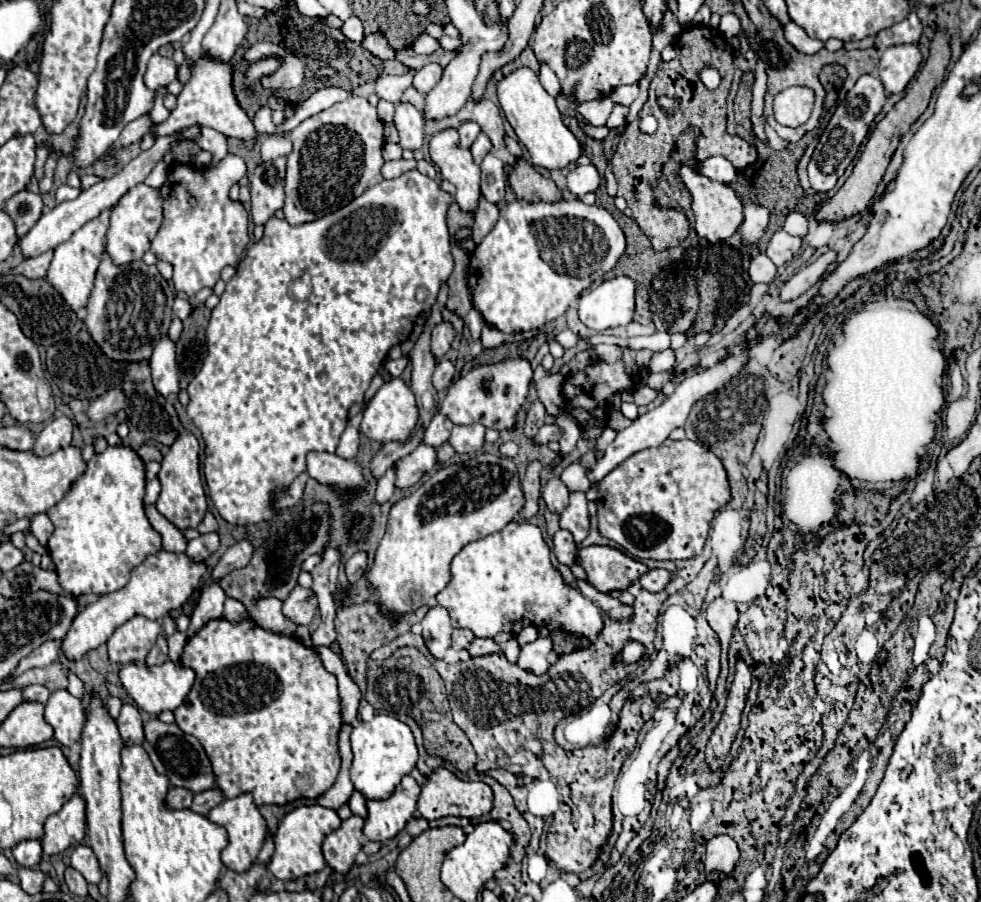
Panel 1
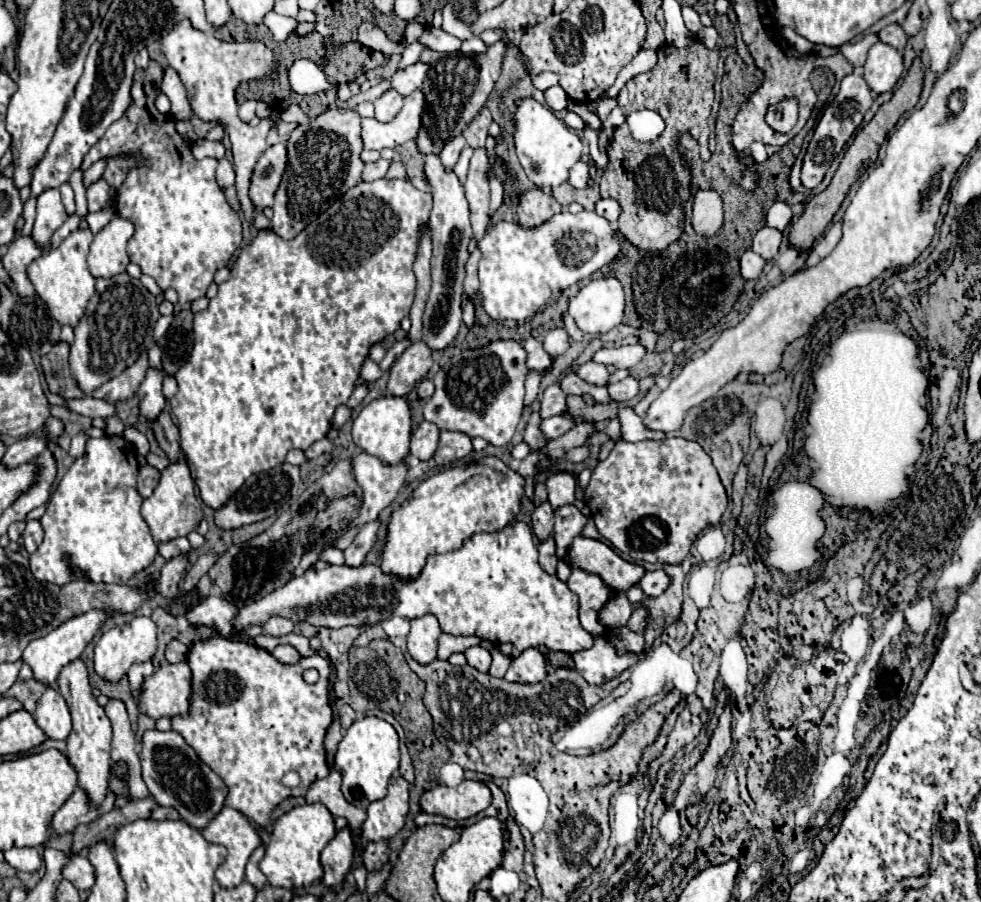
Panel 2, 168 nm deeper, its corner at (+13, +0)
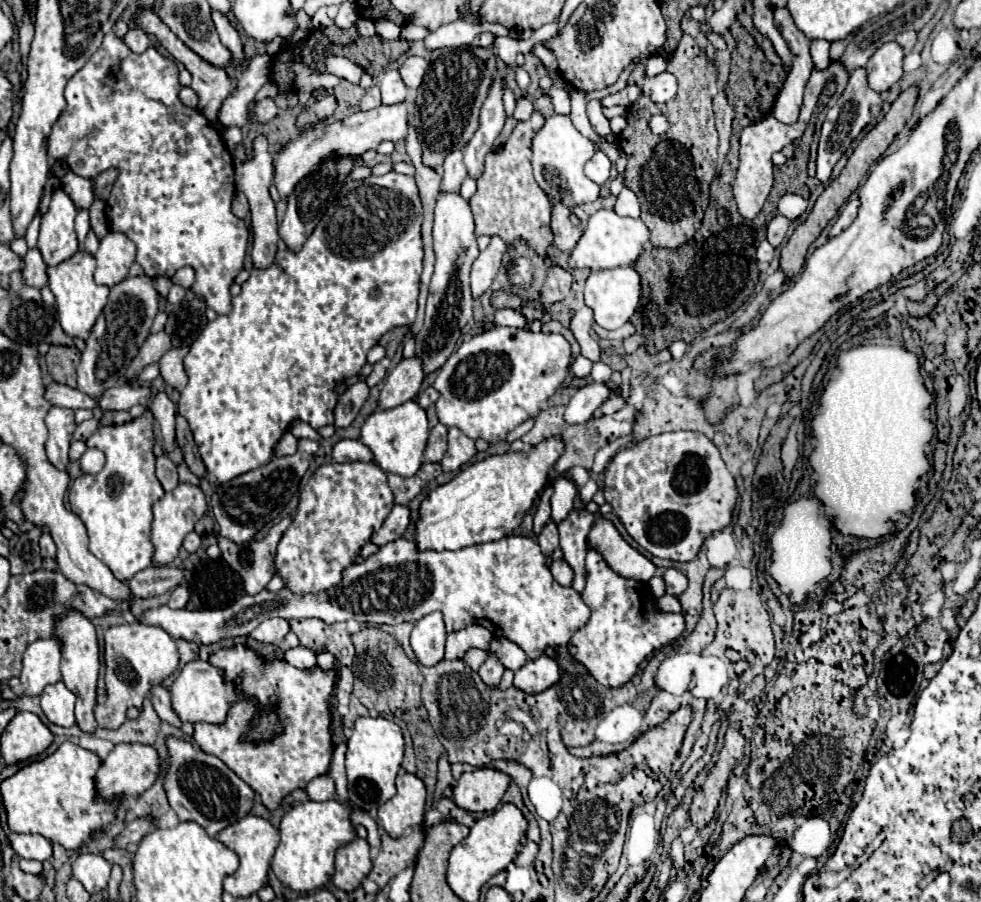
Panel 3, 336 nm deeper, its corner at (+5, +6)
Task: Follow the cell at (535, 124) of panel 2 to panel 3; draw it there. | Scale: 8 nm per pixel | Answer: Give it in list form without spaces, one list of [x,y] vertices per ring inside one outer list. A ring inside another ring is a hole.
[[[552,115],[546,119],[544,127],[532,139],[532,167],[538,185],[552,195],[554,199],[562,201],[564,205],[580,205],[586,201],[598,199],[600,187],[592,183],[584,175],[584,163],[594,155],[596,145],[586,139],[568,119],[568,115]]]

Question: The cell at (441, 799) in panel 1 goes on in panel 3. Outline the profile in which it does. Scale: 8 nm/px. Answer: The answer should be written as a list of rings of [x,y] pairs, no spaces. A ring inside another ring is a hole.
[[[474,769],[472,773],[464,773],[452,787],[452,801],[460,807],[460,809],[466,809],[466,811],[472,811],[472,813],[490,813],[496,809],[496,805],[500,803],[502,795],[506,793],[506,787],[510,783],[510,777],[500,773],[500,771],[494,771],[494,769]]]

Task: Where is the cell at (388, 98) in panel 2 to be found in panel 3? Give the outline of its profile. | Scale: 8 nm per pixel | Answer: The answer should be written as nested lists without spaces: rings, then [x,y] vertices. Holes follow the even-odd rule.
[[[390,69],[384,73],[384,77],[380,81],[380,91],[382,91],[382,105],[402,103],[408,95],[408,89],[396,69]]]

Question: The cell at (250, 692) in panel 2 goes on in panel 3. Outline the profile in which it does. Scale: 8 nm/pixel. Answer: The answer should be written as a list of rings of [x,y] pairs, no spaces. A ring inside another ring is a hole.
[[[232,645],[218,649],[208,657],[208,663],[224,671],[224,681],[234,683],[234,687],[242,693],[242,699],[236,701],[226,715],[226,721],[220,725],[214,723],[194,723],[194,743],[200,745],[200,749],[208,755],[218,757],[224,761],[242,781],[250,785],[252,791],[256,791],[262,799],[262,805],[270,811],[278,809],[280,801],[292,793],[294,789],[306,789],[306,785],[320,775],[326,775],[330,769],[330,757],[332,757],[332,733],[330,733],[330,695],[336,681],[336,667],[322,669],[318,665],[310,669],[296,669],[288,665],[282,659],[266,659],[248,645]],[[266,707],[272,709],[282,725],[282,731],[276,733],[272,739],[262,741],[244,741],[244,735],[250,733],[260,717],[266,713]]]

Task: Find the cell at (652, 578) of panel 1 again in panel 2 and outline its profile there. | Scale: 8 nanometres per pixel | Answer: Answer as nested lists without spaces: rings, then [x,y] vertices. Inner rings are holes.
[[[652,571],[652,573],[646,573],[638,585],[648,597],[658,597],[668,589],[668,583],[670,579],[664,571]]]

